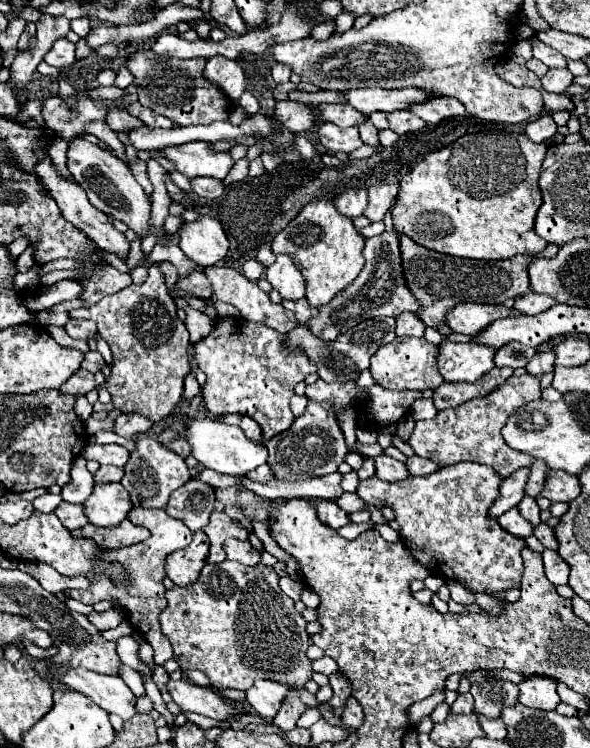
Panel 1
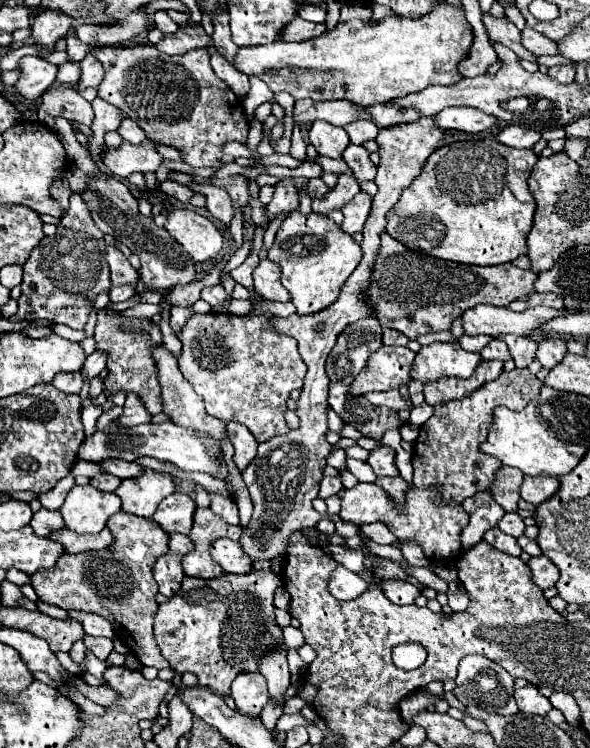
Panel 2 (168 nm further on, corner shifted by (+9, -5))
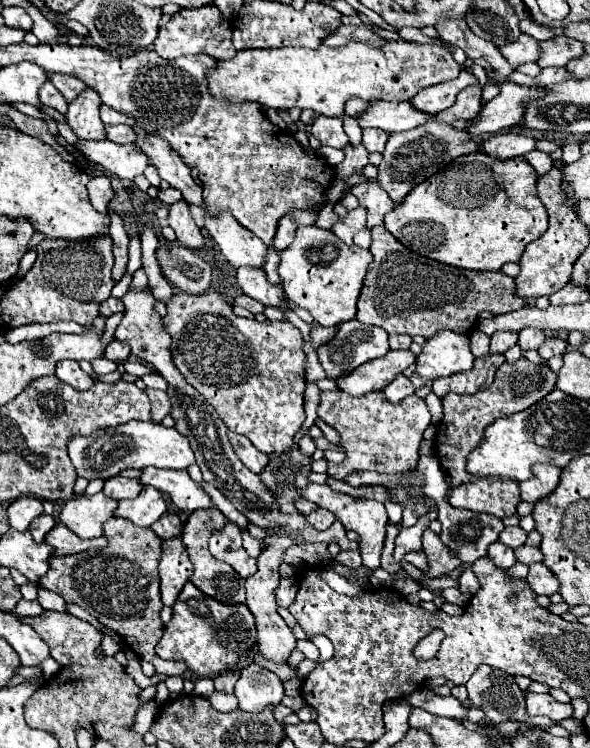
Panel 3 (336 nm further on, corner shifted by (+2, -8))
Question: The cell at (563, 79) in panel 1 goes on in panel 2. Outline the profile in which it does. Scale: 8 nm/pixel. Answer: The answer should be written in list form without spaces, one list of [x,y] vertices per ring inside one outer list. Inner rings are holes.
[[[560,65],[560,67],[550,67],[548,69],[548,75],[564,85],[572,83],[574,81],[574,67],[568,67],[568,65]]]

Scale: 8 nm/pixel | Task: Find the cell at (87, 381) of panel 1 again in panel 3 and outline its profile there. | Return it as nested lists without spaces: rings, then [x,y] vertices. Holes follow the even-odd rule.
[[[61,360],[59,364],[55,364],[55,376],[67,382],[69,386],[73,386],[75,390],[89,390],[93,386],[91,376],[85,374],[79,368],[79,362],[73,362],[73,360]]]

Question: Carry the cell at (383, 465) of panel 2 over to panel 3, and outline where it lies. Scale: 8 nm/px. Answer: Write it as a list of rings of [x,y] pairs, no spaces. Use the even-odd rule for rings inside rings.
[[[343,390],[321,392],[319,418],[339,432],[339,446],[345,452],[341,464],[327,462],[327,474],[343,480],[351,472],[375,470],[375,472],[405,472],[419,460],[419,442],[425,428],[431,424],[431,414],[425,400],[419,396],[407,396],[399,404],[391,404],[383,392],[369,392],[367,396],[351,396]]]

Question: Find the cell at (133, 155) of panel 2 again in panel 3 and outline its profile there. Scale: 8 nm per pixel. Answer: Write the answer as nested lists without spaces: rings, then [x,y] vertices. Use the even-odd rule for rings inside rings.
[[[77,140],[73,146],[81,156],[85,156],[85,160],[123,180],[133,180],[149,166],[147,156],[141,154],[133,144],[115,144],[109,140]]]

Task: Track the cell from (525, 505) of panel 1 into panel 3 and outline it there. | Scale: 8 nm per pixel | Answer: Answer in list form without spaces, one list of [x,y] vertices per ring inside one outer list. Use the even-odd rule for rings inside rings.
[[[513,526],[513,528],[505,528],[501,534],[499,534],[499,542],[509,546],[509,548],[519,548],[525,544],[525,538],[527,538],[527,532],[521,528],[521,526]]]

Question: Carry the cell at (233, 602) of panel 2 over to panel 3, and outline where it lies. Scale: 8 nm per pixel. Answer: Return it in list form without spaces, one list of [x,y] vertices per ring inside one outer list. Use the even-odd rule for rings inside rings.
[[[191,582],[185,584],[177,602],[173,604],[171,622],[165,628],[163,638],[159,640],[155,652],[161,658],[183,660],[191,672],[197,676],[215,678],[225,670],[235,668],[239,656],[253,648],[257,640],[257,630],[253,624],[253,614],[245,604],[227,606],[209,596],[203,596]]]

